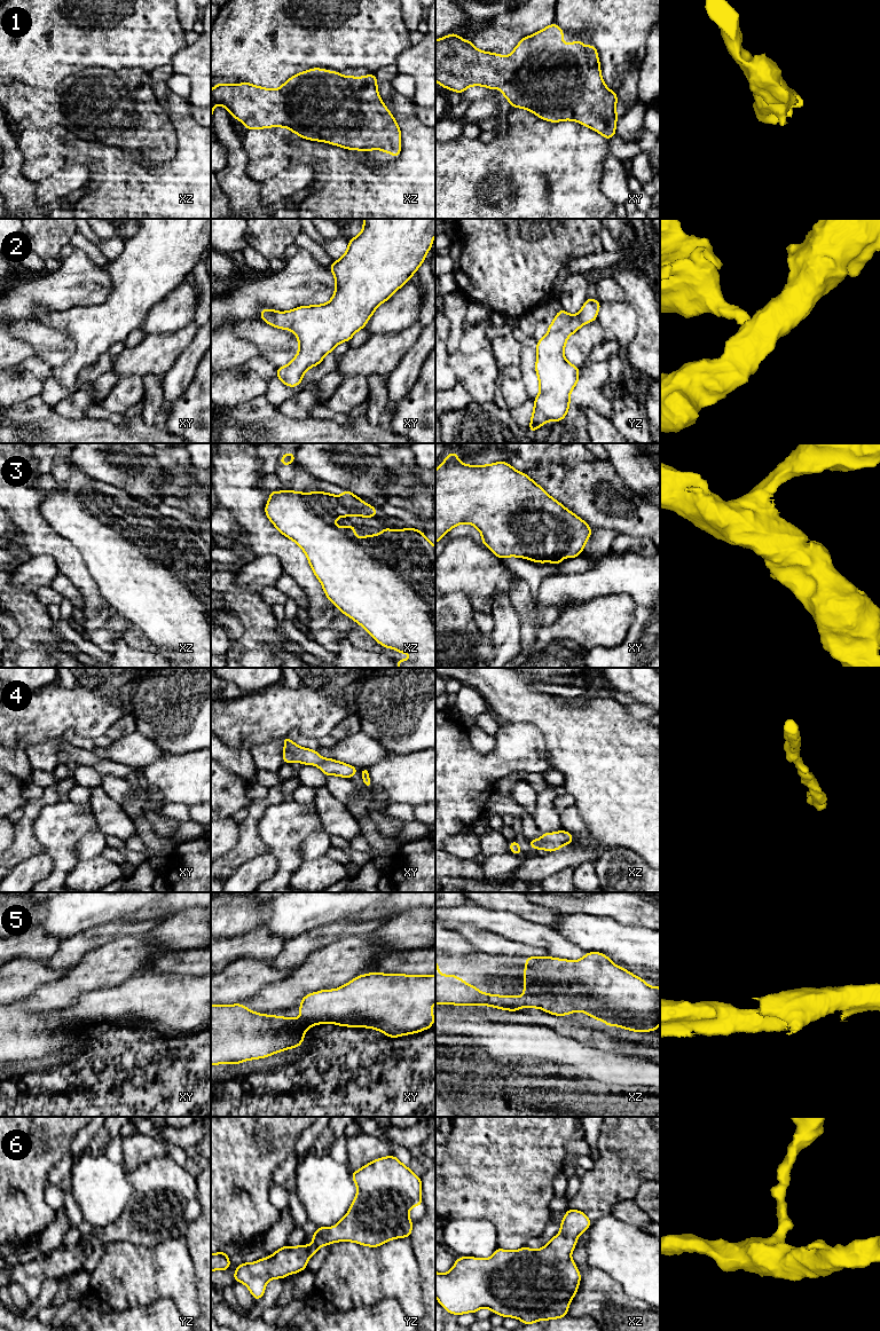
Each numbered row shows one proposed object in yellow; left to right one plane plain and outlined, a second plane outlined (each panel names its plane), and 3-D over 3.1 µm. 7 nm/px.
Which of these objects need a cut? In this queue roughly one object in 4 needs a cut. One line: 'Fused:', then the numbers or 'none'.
Fused: none

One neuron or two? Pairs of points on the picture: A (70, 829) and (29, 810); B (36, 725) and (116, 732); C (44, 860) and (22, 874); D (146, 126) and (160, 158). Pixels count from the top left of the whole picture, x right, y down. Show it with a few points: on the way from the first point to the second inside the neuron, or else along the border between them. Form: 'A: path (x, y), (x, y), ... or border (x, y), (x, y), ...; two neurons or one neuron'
A: border (59, 800), (46, 804), (34, 820), (38, 842); two neurons
B: border (126, 711), (104, 734); two neurons
C: path (38, 866), (28, 873); one neuron
D: path (152, 134), (156, 138), (158, 150); one neuron

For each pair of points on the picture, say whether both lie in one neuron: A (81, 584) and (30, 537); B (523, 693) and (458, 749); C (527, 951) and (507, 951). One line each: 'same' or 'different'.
A: same
B: different
C: same

